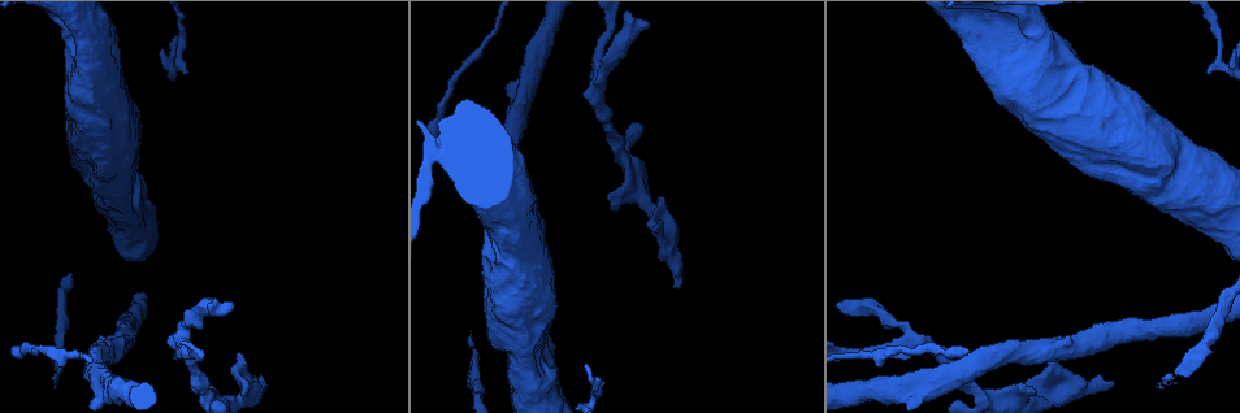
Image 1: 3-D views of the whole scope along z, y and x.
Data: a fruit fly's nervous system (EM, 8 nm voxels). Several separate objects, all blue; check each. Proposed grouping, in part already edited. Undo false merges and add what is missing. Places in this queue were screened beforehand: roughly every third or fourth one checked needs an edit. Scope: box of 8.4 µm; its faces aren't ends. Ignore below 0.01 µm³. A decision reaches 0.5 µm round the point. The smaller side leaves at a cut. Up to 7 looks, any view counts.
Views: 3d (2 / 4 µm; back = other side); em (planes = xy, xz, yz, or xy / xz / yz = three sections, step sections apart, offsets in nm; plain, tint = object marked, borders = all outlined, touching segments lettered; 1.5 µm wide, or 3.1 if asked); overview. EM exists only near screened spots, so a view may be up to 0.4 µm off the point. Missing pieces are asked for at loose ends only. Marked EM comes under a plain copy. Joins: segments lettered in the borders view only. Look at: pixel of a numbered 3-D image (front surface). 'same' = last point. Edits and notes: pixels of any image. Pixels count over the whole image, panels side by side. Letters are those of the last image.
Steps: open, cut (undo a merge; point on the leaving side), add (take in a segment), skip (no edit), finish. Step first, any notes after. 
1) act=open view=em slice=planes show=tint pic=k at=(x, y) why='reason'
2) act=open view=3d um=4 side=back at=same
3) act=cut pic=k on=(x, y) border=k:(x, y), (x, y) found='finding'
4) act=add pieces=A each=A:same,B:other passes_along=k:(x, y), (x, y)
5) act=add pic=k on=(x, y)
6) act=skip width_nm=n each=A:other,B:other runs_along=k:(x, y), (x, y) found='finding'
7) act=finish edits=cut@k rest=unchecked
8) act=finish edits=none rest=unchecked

act=open view=3d um=4 pic=1 at=(615, 208) why='free end'

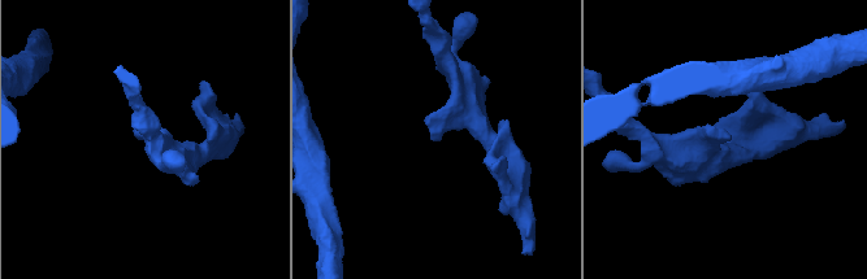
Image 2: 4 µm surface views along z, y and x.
act=open view=em slice=planes show=borders pic=2 at=(728, 138)

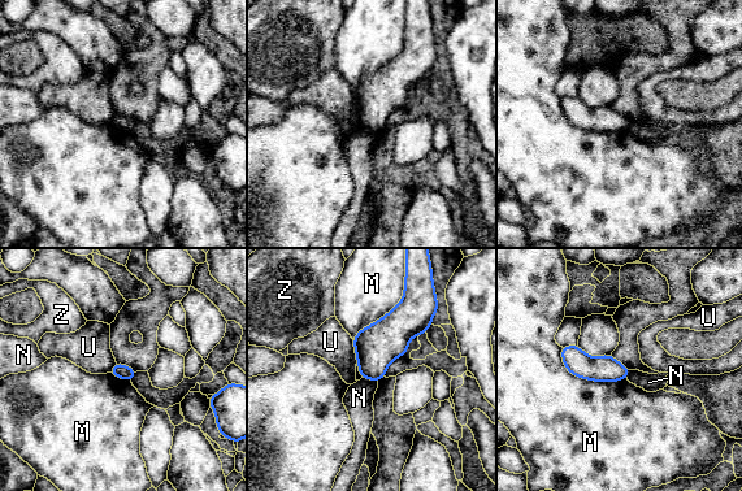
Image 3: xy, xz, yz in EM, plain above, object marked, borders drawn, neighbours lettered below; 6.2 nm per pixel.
act=skip each=M:other,N:other,U:other,Z:other border=3:(560, 347), (576, 376), (626, 379) found='none of them fits'

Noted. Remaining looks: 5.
act=open view=em slice=xy step=4 show=borders pic=1 at=(476, 350) why='end of a long branch'

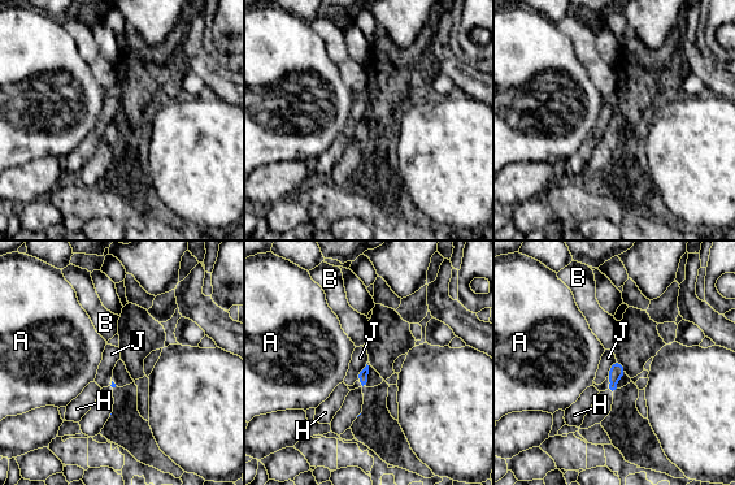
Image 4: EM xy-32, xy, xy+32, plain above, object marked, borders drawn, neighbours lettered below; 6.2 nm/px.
act=skip each=A:other,B:other,H:other,J:other border=4:(616, 359), (607, 376) found='no lettered segment goes on from it'

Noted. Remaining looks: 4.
act=open view=3d um=2 pic=1 at=(1113, 381) why='free end'

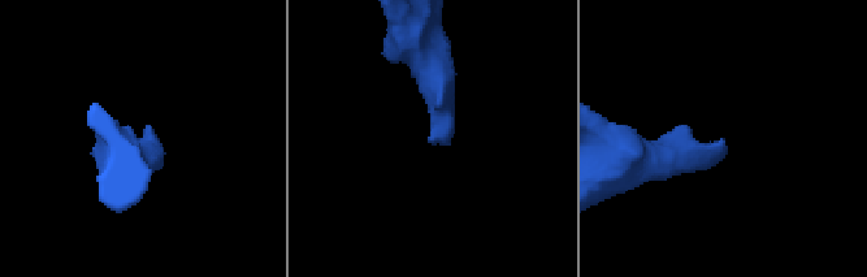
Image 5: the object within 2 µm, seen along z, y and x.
act=open view=em slice=xz step=4 show=borders pic=5 at=(721, 143)

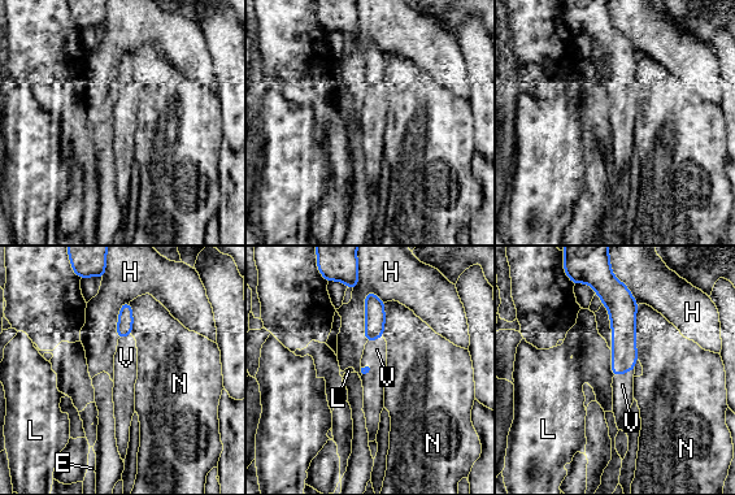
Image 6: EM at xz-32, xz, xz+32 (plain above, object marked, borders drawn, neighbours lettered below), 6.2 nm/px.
act=open view=em slice=planes show=borders at=same why='another direction'

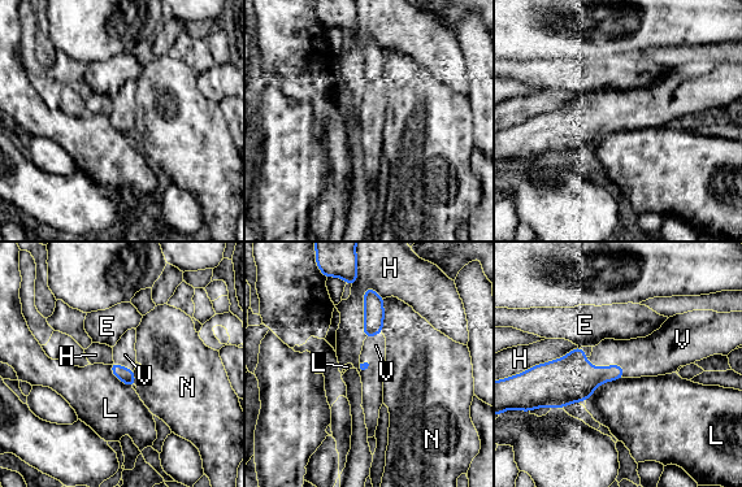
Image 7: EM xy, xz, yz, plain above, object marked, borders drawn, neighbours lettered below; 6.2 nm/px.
act=add pieces=V each=E:other,H:other,L:other,N:other,V:same passes_along=7:(569, 379), (607, 366), (646, 356) found='the neuron continues'

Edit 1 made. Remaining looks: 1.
act=finish edits=add@7 rest=unchecked

